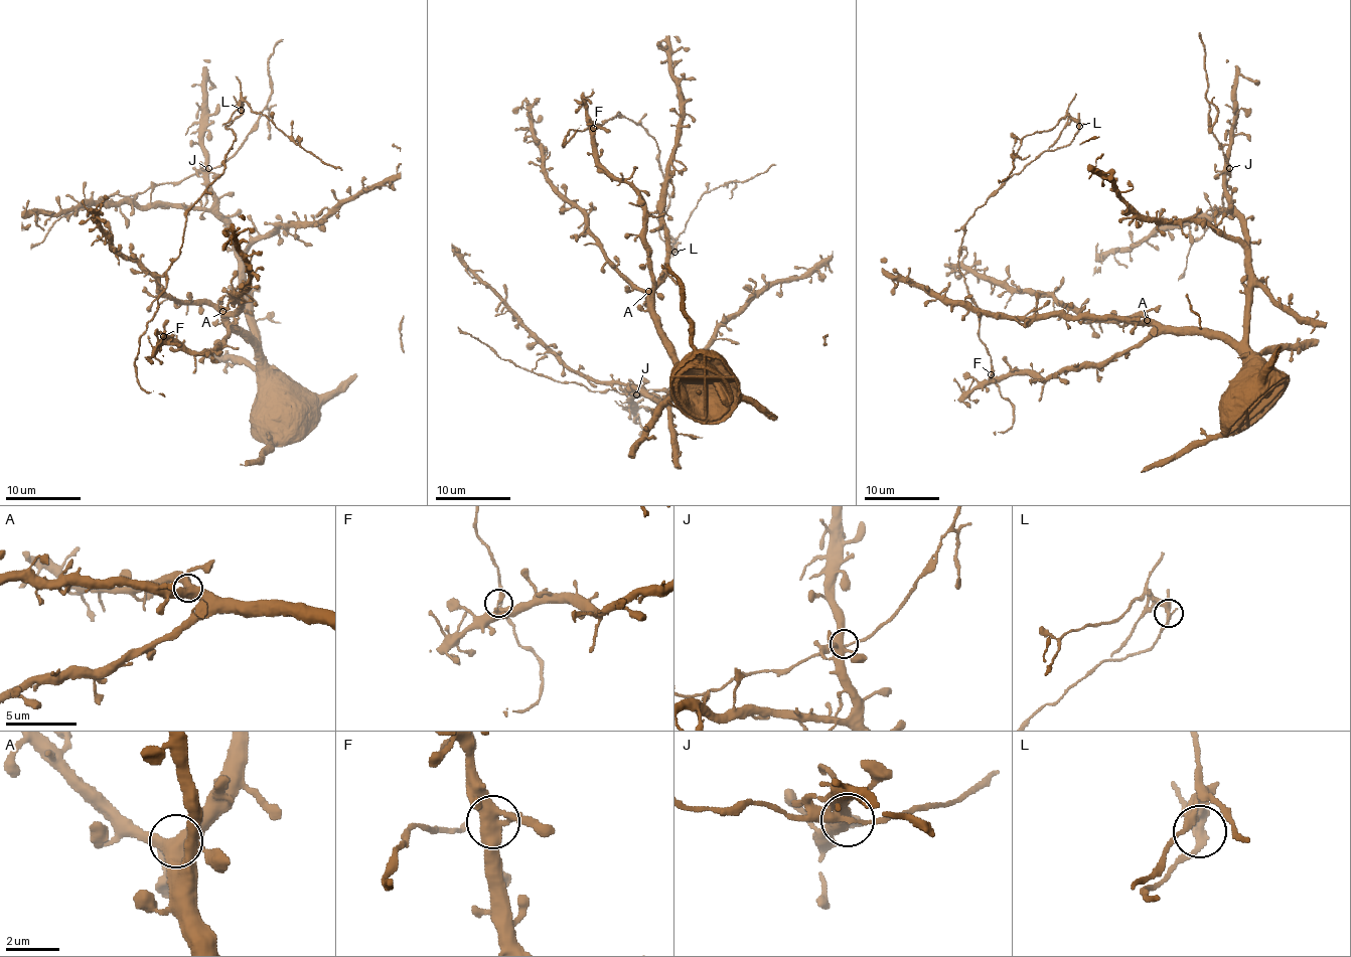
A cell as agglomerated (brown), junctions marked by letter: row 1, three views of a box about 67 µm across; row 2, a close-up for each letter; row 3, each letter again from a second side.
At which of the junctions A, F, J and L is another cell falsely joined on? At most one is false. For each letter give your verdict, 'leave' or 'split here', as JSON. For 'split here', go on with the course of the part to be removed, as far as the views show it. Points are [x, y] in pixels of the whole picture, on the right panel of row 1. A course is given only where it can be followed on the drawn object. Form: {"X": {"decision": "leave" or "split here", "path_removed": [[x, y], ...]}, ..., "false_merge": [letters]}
{"A": {"decision": "leave"}, "F": {"decision": "leave"}, "J": {"decision": "leave"}, "L": {"decision": "split here", "path_removed": [[1078, 126], [1071, 119], [1063, 119], [1052, 128], [1029, 134], [1021, 141], [1013, 159], [1014, 168], [999, 182]]}, "false_merge": ["L"]}

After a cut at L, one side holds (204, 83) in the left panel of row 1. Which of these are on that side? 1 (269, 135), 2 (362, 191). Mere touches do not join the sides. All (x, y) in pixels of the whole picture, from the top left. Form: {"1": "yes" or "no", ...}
{"1": "yes", "2": "yes"}

